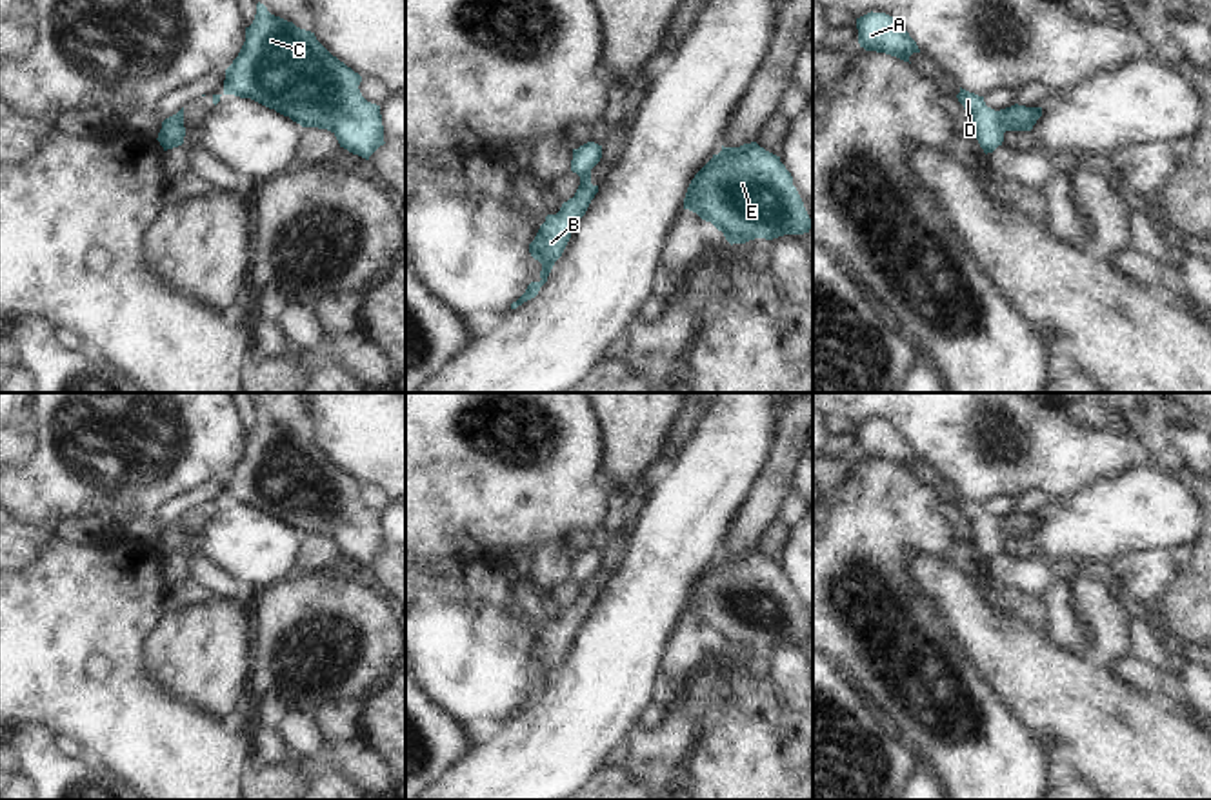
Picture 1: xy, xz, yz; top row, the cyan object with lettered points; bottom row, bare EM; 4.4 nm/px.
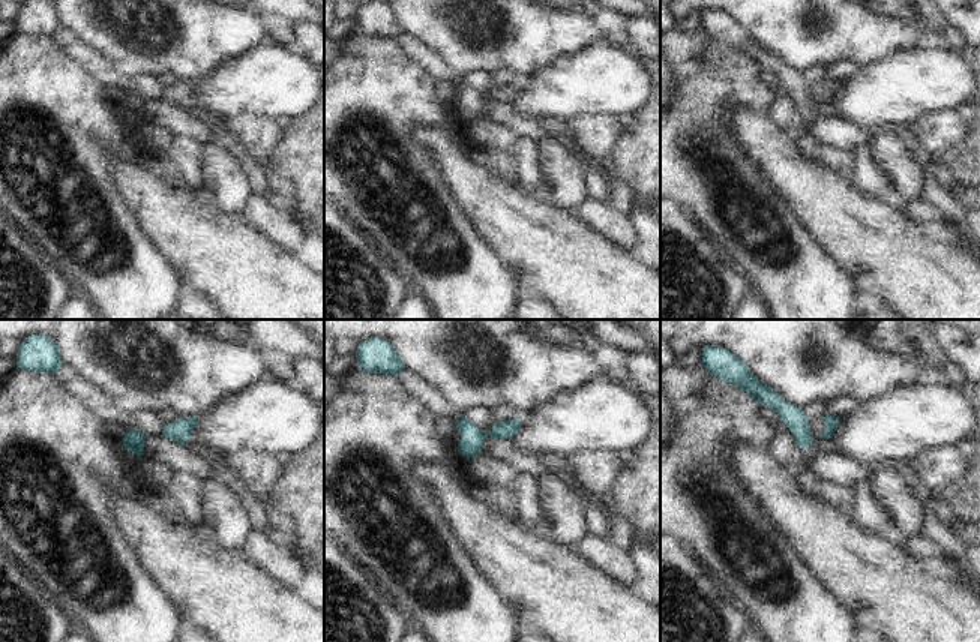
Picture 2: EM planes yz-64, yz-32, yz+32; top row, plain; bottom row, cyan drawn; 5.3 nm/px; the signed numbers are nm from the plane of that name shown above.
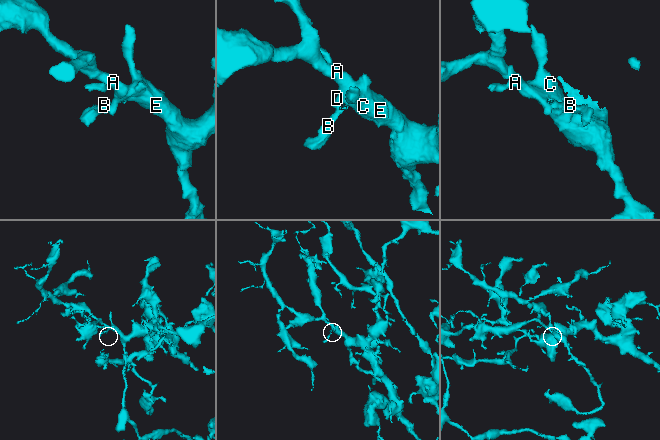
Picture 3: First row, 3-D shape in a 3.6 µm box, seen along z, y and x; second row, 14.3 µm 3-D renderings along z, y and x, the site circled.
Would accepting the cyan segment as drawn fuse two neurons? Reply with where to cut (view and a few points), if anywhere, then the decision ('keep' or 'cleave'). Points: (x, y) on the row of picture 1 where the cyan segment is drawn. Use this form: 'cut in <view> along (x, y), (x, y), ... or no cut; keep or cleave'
cut in yz along (997, 111), (999, 122), (1006, 130); cleave

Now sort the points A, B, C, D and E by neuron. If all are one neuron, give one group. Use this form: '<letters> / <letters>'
A C D E / B

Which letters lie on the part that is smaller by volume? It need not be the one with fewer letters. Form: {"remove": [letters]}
{"remove": ["B"]}

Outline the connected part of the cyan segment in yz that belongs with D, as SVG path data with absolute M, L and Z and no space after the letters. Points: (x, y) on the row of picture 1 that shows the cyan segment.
M962 87L956 98L969 115L976 140L984 153L993 153L998 145L1002 145L1006 129L1000 124L998 111L987 107L984 96L969 93Z

